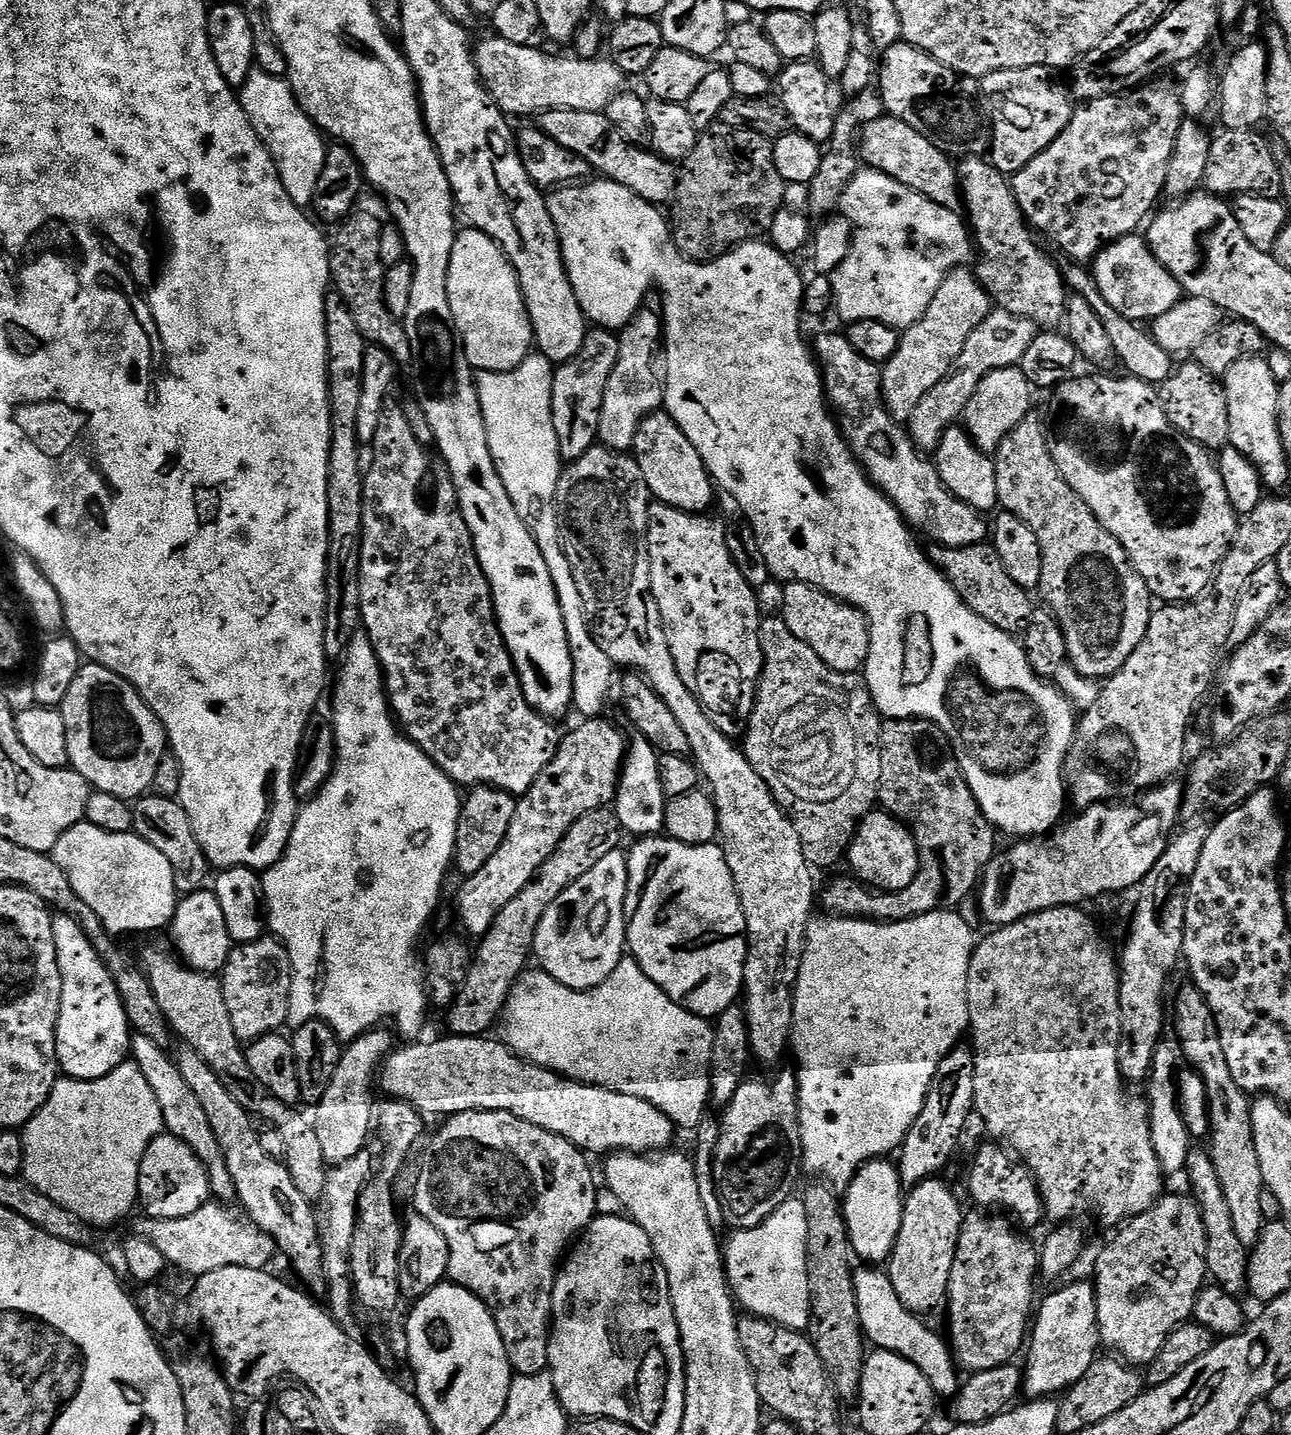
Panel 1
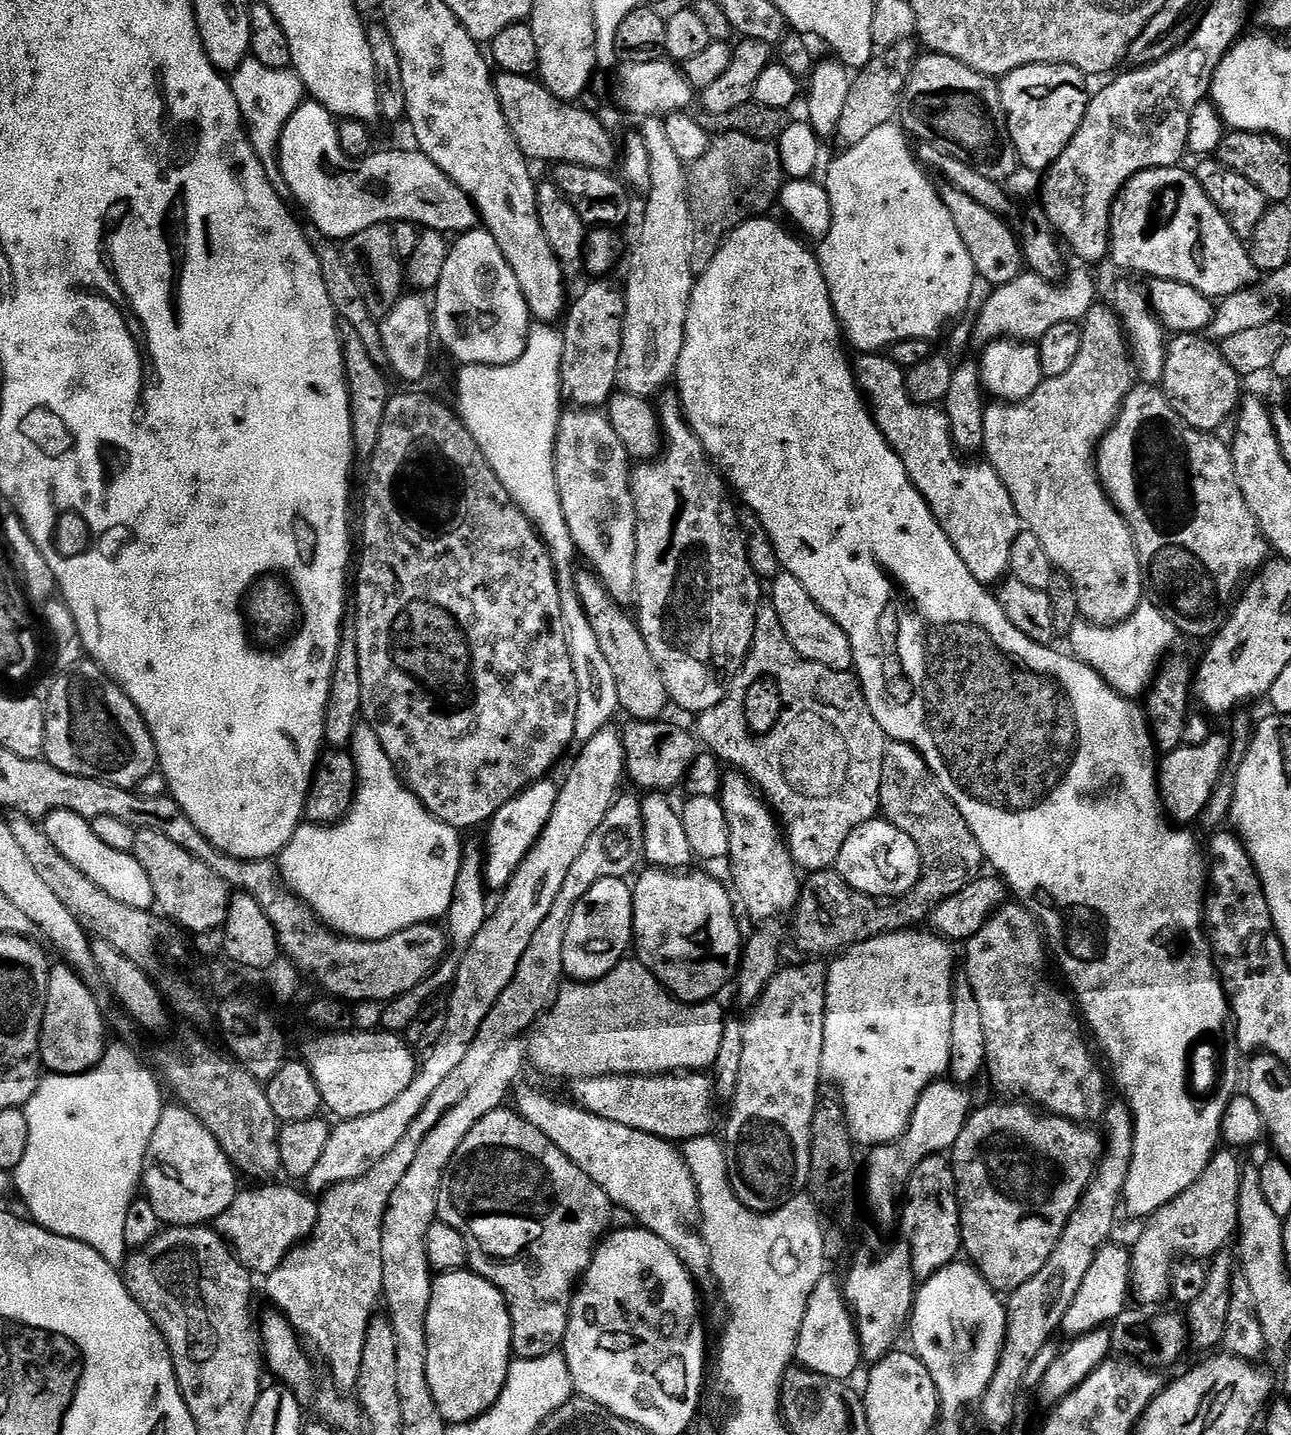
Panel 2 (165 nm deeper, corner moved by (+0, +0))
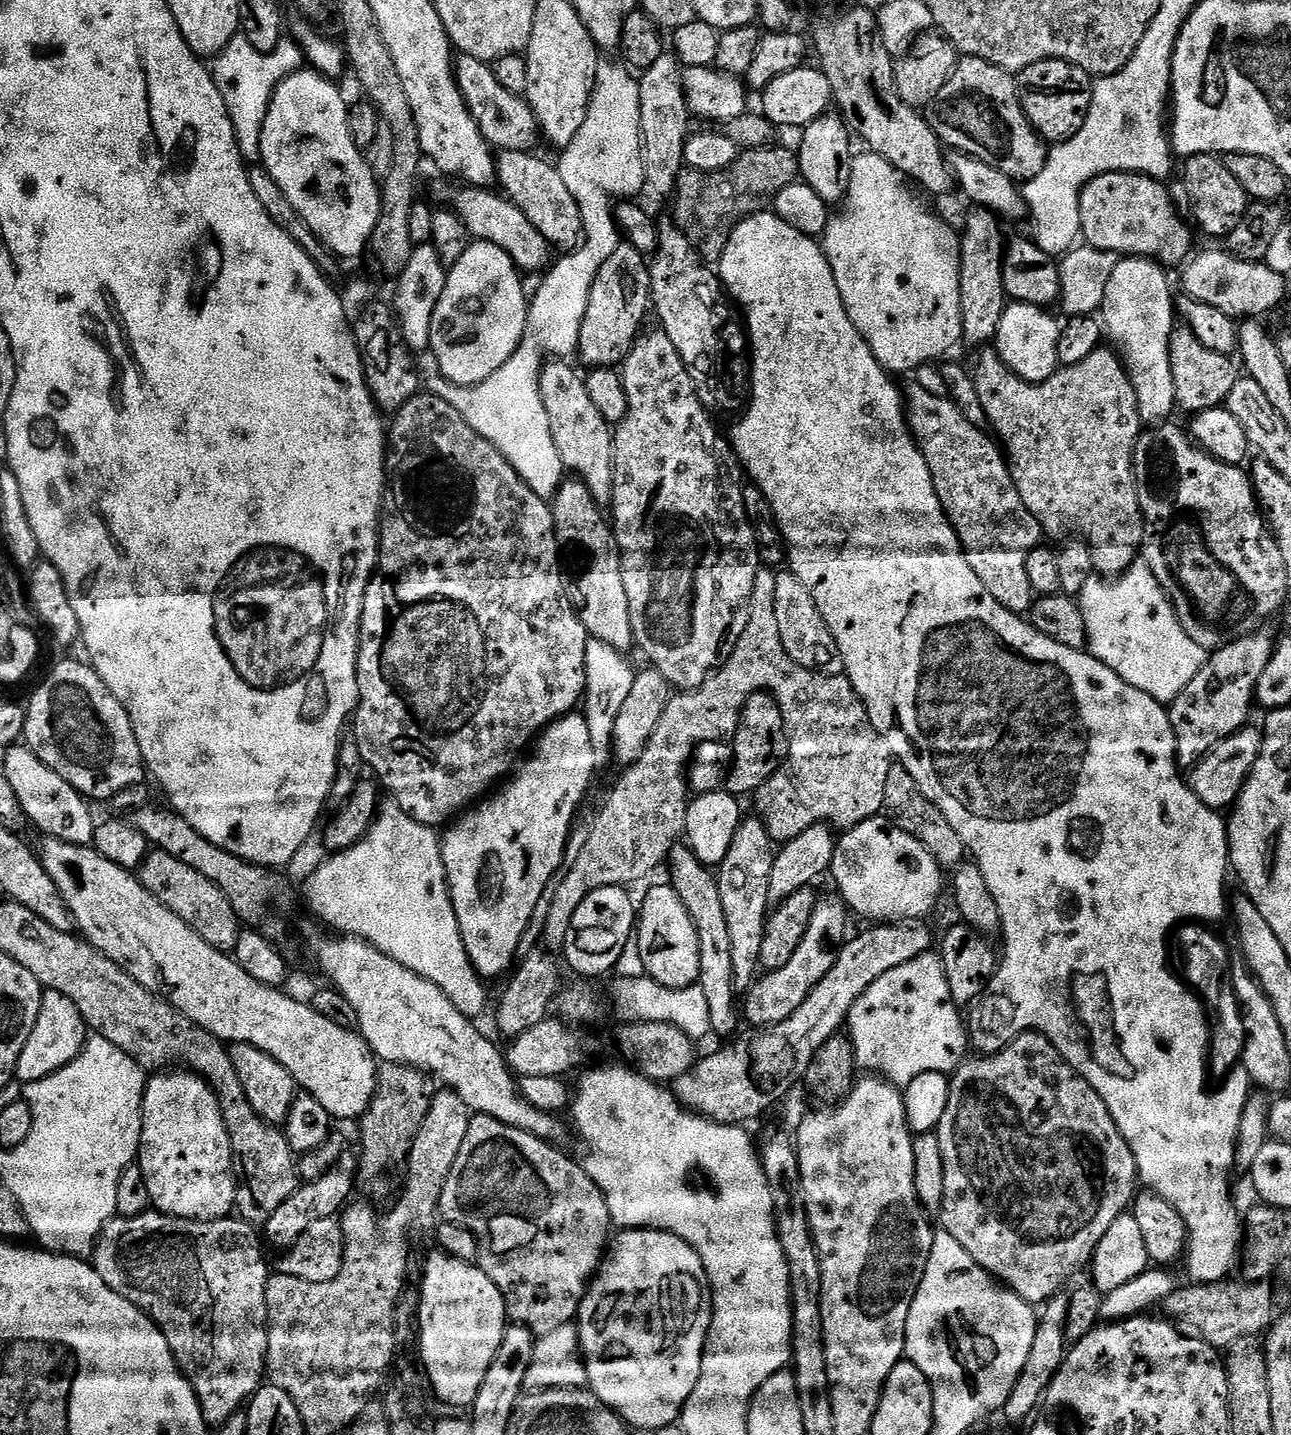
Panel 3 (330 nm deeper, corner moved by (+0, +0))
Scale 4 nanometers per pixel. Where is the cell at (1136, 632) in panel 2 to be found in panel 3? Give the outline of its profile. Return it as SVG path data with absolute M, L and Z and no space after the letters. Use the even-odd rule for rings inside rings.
M1146 563L1131 564L1121 576L1115 578L1093 574L1090 582L1082 586L1078 603L1082 618L1086 618L1087 651L1098 662L1110 666L1110 670L1114 670L1122 682L1134 686L1134 690L1142 690L1142 694L1150 694L1160 703L1170 704L1176 700L1178 694L1182 694L1190 682L1194 682L1194 674L1198 674L1208 660L1209 653L1198 646L1198 642L1194 642L1186 630L1182 630L1182 622L1177 618L1174 606Z

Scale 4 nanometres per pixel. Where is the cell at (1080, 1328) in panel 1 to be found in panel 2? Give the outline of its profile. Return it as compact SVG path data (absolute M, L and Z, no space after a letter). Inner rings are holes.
M1106 1243L1098 1250L1090 1271L1086 1273L1086 1278L1082 1278L1082 1286L1078 1294L1074 1294L1074 1302L1070 1302L1070 1310L1066 1310L1066 1318L1062 1318L1060 1323L1063 1335L1068 1335L1068 1338L1084 1336L1095 1328L1111 1325L1129 1307L1132 1254L1127 1247L1116 1243Z

